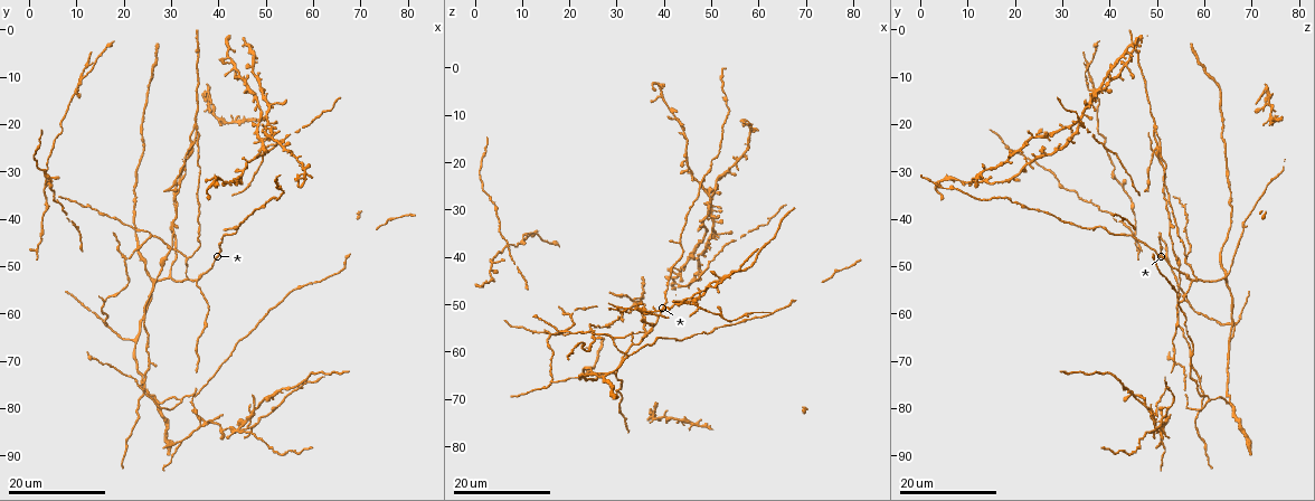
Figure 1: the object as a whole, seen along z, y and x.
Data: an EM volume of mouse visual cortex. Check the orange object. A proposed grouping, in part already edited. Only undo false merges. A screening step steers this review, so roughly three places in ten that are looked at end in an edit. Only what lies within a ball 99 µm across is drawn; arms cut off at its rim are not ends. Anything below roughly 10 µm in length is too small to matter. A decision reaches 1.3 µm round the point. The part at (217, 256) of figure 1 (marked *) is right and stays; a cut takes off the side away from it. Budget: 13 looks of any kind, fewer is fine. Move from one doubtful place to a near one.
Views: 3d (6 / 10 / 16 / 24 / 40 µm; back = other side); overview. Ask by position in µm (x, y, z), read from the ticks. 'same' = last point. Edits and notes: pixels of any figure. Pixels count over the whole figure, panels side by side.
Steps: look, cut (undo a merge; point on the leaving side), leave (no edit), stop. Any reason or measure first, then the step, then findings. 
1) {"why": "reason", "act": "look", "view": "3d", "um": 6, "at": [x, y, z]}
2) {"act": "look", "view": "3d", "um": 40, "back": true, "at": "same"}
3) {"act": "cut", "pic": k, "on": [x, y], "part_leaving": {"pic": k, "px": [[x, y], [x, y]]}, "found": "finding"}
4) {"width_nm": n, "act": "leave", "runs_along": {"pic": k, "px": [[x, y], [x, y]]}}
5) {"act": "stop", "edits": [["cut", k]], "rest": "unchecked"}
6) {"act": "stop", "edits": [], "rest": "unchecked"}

{"why": "branch point", "act": "look", "view": "3d", "um": 16, "at": [21.5, 65.5, 65.5]}

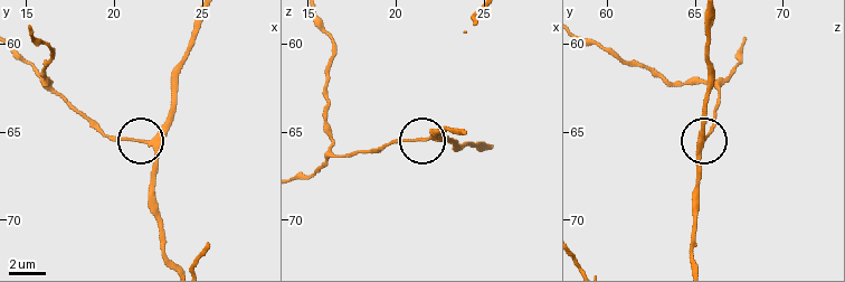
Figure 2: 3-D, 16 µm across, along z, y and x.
{"why": "zoom in", "act": "look", "view": "3d", "um": 10, "at": [21.9, 65.5, 65.4]}

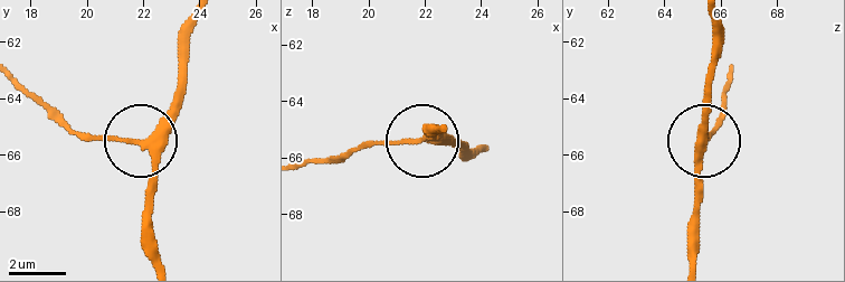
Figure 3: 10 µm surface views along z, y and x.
{"act": "leave", "found": "all the same cell"}

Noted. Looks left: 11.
{"why": "arms part here", "act": "look", "view": "3d", "um": 24, "at": [29.5, 52.5, 64.5]}

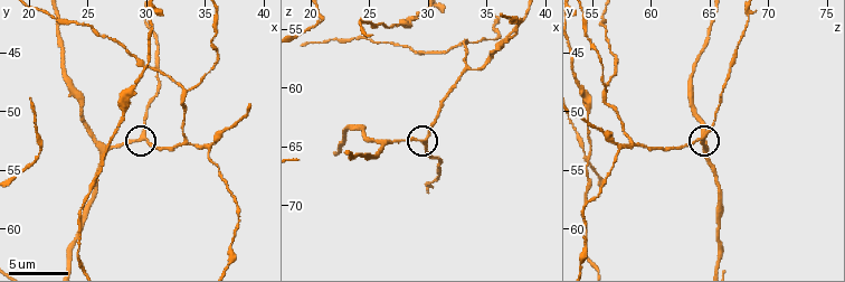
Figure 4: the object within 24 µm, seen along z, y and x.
{"act": "look", "view": "3d", "um": 10, "at": [29.6, 52.0, 64.4]}

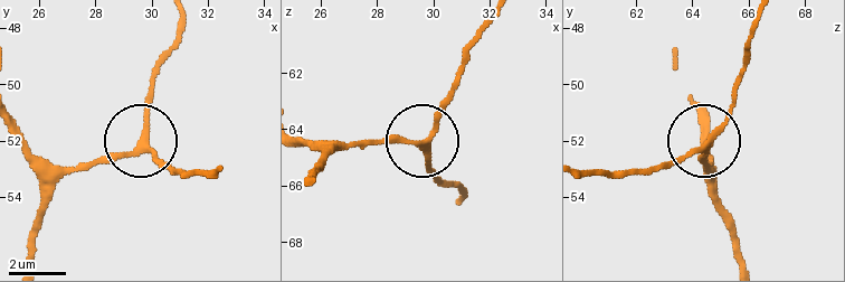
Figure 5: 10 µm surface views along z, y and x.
{"width_nm": 190, "act": "leave", "runs_along": {"pic": 5, "px": [[588, 168], [653, 168], [682, 157], [718, 125], [737, 84]]}, "found": "continuous, no second cell"}

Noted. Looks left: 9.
{"why": "three-way junction", "act": "look", "view": "3d", "um": 16, "at": [27.5, 79.0, 65.0]}

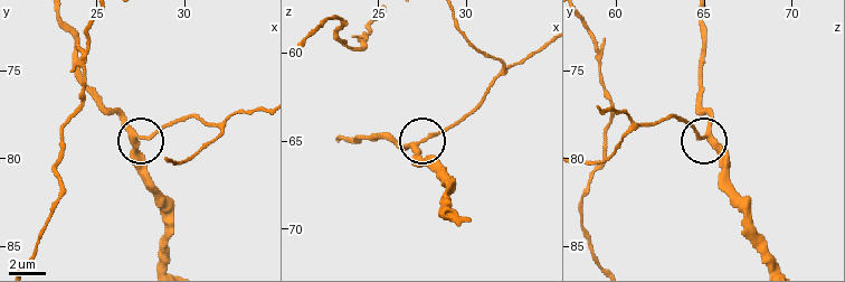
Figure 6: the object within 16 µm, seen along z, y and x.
{"act": "look", "view": "3d", "um": 10, "at": [27.4, 78.8, 65.0]}

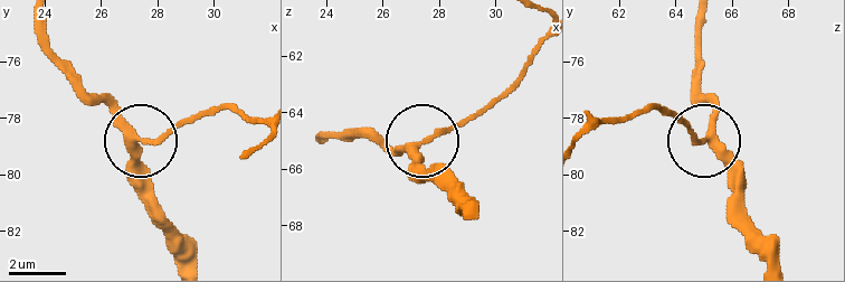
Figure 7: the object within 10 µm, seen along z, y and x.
{"act": "leave", "runs_along": {"pic": 7, "px": [[701, 19], [705, 140], [741, 190]]}, "found": "all the same cell"}

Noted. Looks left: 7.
{"why": "three arms meet", "act": "look", "view": "3d", "um": 16, "at": [35.0, 20.5, 49.5]}

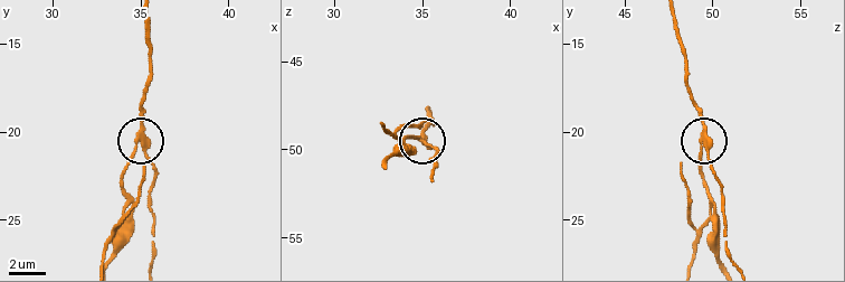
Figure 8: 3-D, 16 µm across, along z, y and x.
{"act": "look", "view": "3d", "um": 10, "at": [34.8, 20.7, 49.4]}

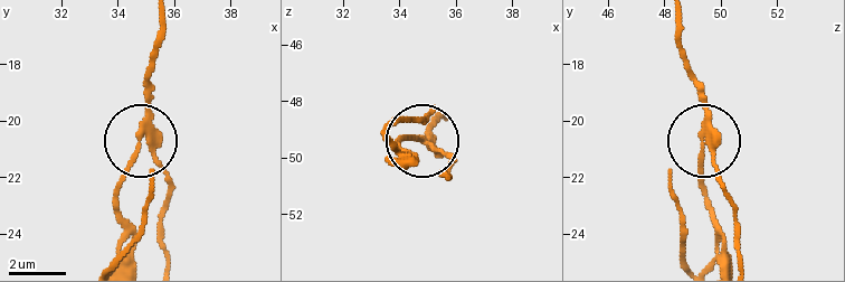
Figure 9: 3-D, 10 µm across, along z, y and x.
{"width_nm": 240, "act": "cut", "pic": 9, "on": [132, 165], "part_leaving": {"pic": 9, "px": [[708, 130], [700, 170], [718, 257]]}, "found": "two cells meet here"}

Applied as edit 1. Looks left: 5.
{"why": "looks like a crossing", "act": "look", "view": "3d", "um": 24, "at": [50.5, 19.5, 33.0]}

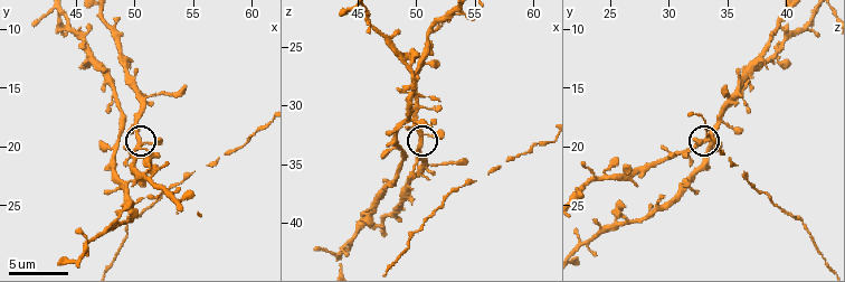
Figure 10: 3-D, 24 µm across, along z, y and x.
{"why": "closer look", "act": "look", "view": "3d", "um": 6, "at": [50.6, 19.6, 32.6]}

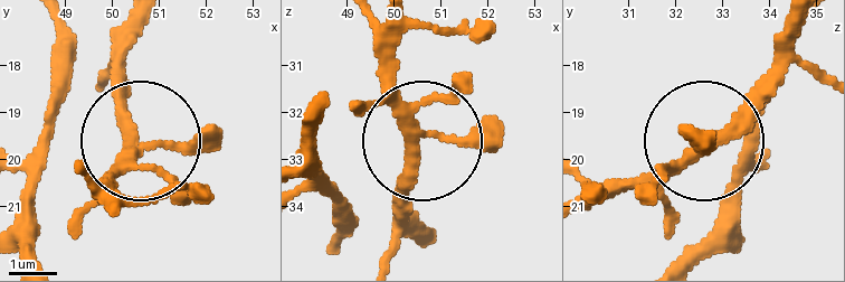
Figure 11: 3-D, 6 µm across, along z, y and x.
{"side_arm_um": 29, "act": "leave", "runs_along": {"pic": 11, "px": [[390, 22], [390, 106], [414, 154], [402, 210], [423, 235]]}, "found": "all the same cell"}

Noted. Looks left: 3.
{"why": "thick turns thin", "act": "look", "view": "3d", "um": 24, "at": [53.5, 25.5, 21.0]}

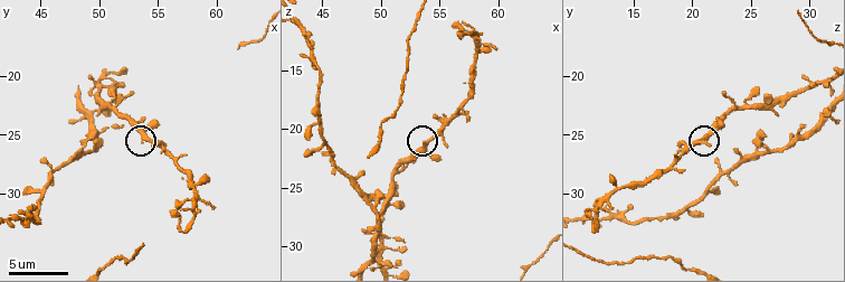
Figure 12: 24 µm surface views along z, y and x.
{"act": "look", "view": "3d", "um": 10, "at": [53.6, 25.0, 21.2]}

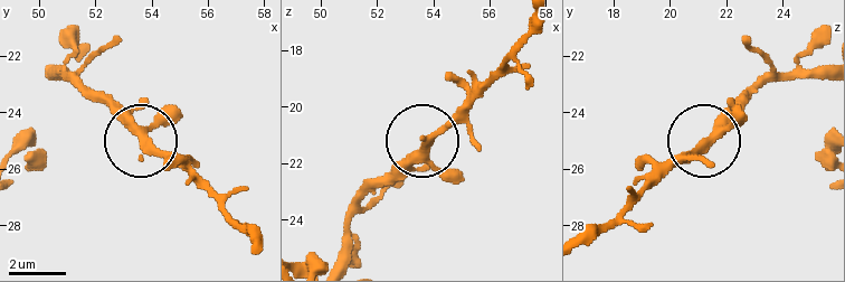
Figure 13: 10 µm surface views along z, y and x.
{"act": "look", "view": "3d", "um": 6, "at": [53.9, 25.1, 21.2]}

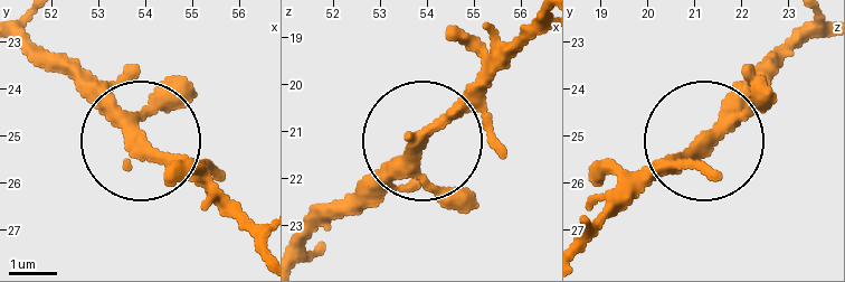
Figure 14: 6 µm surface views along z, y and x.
{"act": "leave", "found": "one cell here"}

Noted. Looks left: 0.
{"act": "stop", "edits": [["cut", 9]], "rest": "unchecked"}

